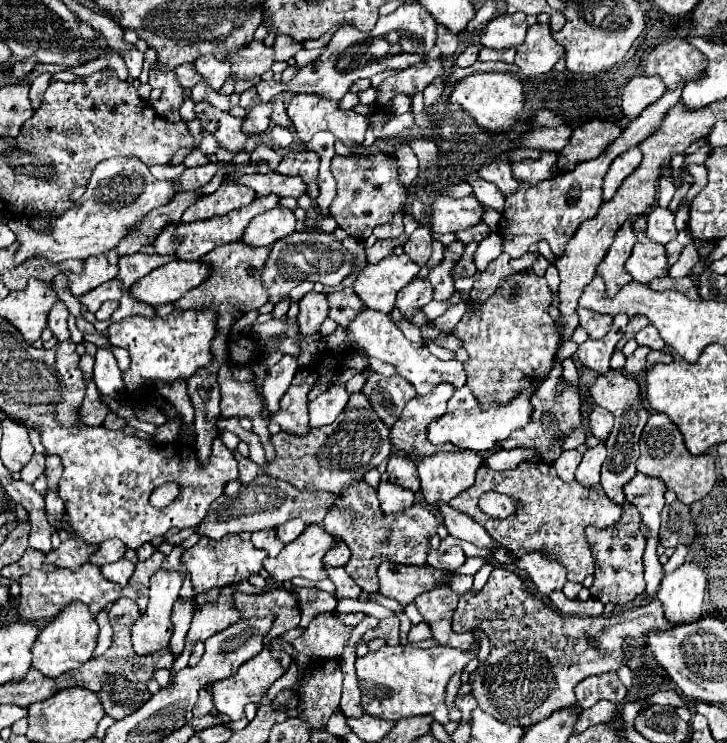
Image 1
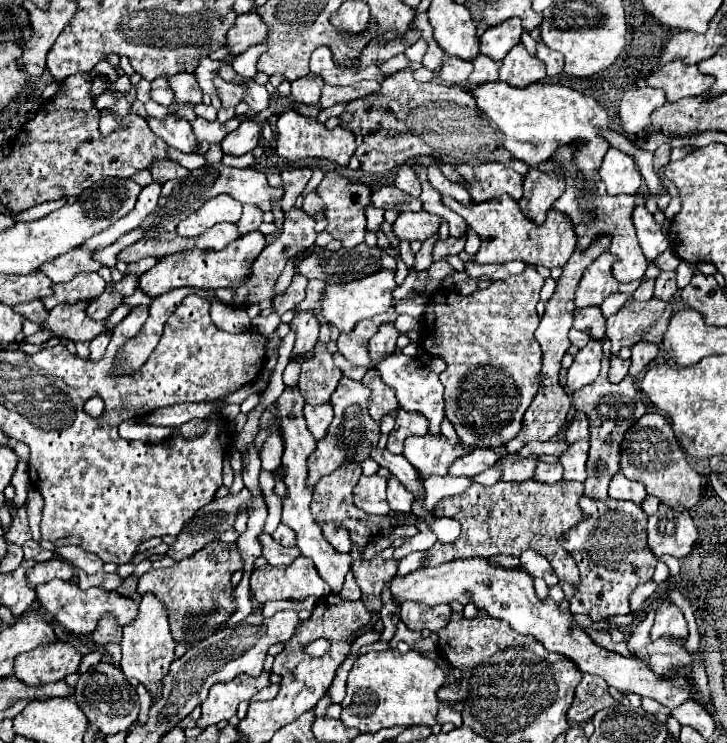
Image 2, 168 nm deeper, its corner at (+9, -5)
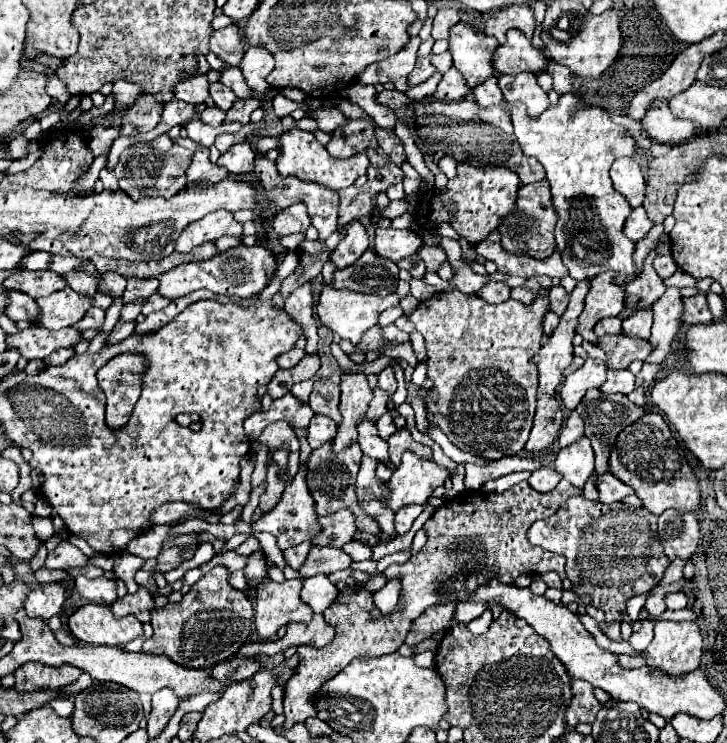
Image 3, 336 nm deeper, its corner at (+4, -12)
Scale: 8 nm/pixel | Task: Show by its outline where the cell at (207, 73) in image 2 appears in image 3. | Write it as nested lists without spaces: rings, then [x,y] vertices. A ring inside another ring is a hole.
[[[194,74],[182,82],[176,84],[174,88],[174,98],[190,102],[190,104],[200,104],[204,102],[208,96],[208,78],[206,74]]]

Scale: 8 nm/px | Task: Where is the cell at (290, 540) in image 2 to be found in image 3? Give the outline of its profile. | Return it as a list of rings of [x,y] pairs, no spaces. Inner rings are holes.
[[[302,542],[302,544],[296,544],[292,548],[286,548],[282,554],[284,554],[284,560],[290,568],[298,570],[302,566],[302,562],[306,560],[308,556],[308,550],[310,550],[310,544],[308,542]]]

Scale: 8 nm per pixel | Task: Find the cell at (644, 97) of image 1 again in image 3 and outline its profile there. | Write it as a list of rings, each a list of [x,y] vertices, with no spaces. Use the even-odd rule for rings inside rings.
[[[656,100],[652,108],[648,108],[646,116],[640,120],[642,130],[660,144],[682,144],[690,136],[694,136],[696,126],[690,120],[680,120],[672,116],[666,102]]]

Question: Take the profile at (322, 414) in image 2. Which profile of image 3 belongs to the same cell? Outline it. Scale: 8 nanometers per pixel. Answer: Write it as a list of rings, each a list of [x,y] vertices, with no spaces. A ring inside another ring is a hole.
[[[314,416],[308,426],[308,444],[314,448],[320,448],[326,442],[332,442],[336,436],[336,422],[326,416]]]

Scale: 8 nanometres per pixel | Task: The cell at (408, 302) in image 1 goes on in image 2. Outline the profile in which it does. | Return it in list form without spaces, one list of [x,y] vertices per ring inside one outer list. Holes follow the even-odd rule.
[[[385,323],[385,325],[381,325],[379,331],[369,339],[369,357],[371,357],[373,369],[377,367],[379,361],[383,361],[383,357],[395,353],[397,337],[399,337],[399,331],[397,331],[391,323]]]

